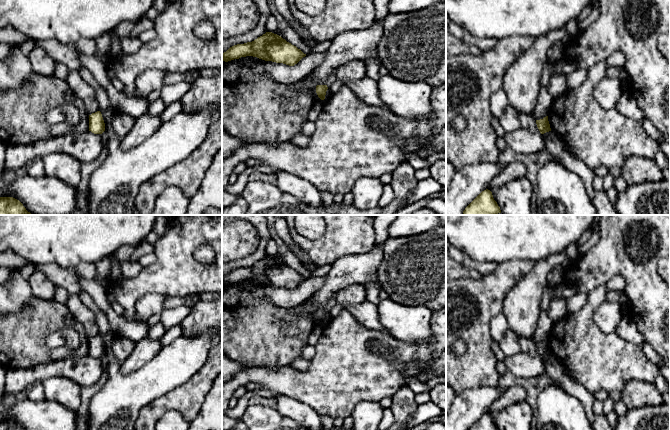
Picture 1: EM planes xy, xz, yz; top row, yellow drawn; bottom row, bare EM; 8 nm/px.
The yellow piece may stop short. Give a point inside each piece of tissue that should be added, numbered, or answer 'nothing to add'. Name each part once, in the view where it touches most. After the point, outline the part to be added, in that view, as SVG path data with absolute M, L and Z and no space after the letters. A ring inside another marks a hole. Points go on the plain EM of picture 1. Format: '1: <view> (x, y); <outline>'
nothing to add

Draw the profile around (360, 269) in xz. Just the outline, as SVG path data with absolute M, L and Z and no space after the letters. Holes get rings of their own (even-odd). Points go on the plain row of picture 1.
M384 243L375 244L368 253L338 258L326 275L325 283L301 305L290 310L297 310L299 316L306 313L314 325L320 324L316 317L316 310L326 309L328 300L337 291L350 285L362 285L366 288L370 281L379 284L378 268L383 260L383 249Z

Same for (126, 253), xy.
M147 239L143 240L136 247L124 246L120 247L115 253L112 261L119 264L125 261L137 262L138 259L146 254L154 252L154 246L151 245Z

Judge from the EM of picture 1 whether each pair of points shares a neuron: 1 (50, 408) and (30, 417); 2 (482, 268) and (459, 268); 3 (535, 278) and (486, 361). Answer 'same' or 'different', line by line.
1: same
2: different
3: different

